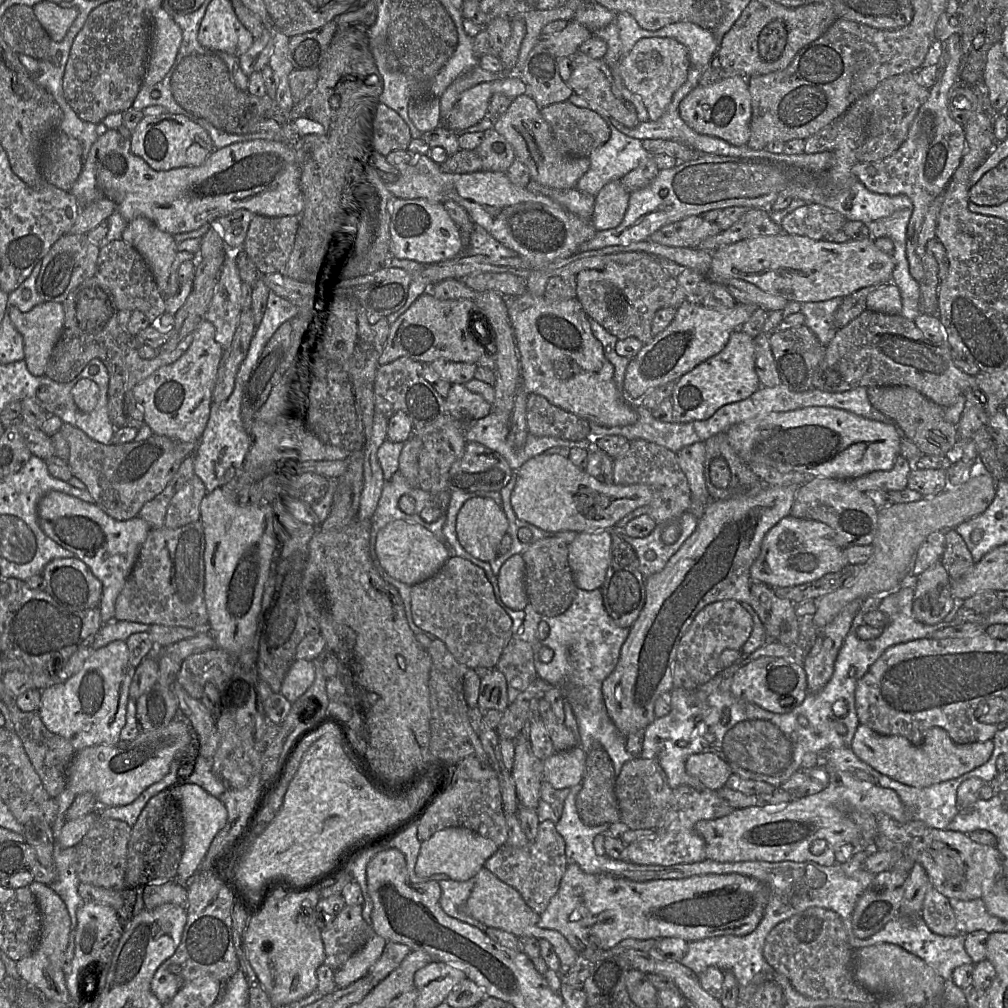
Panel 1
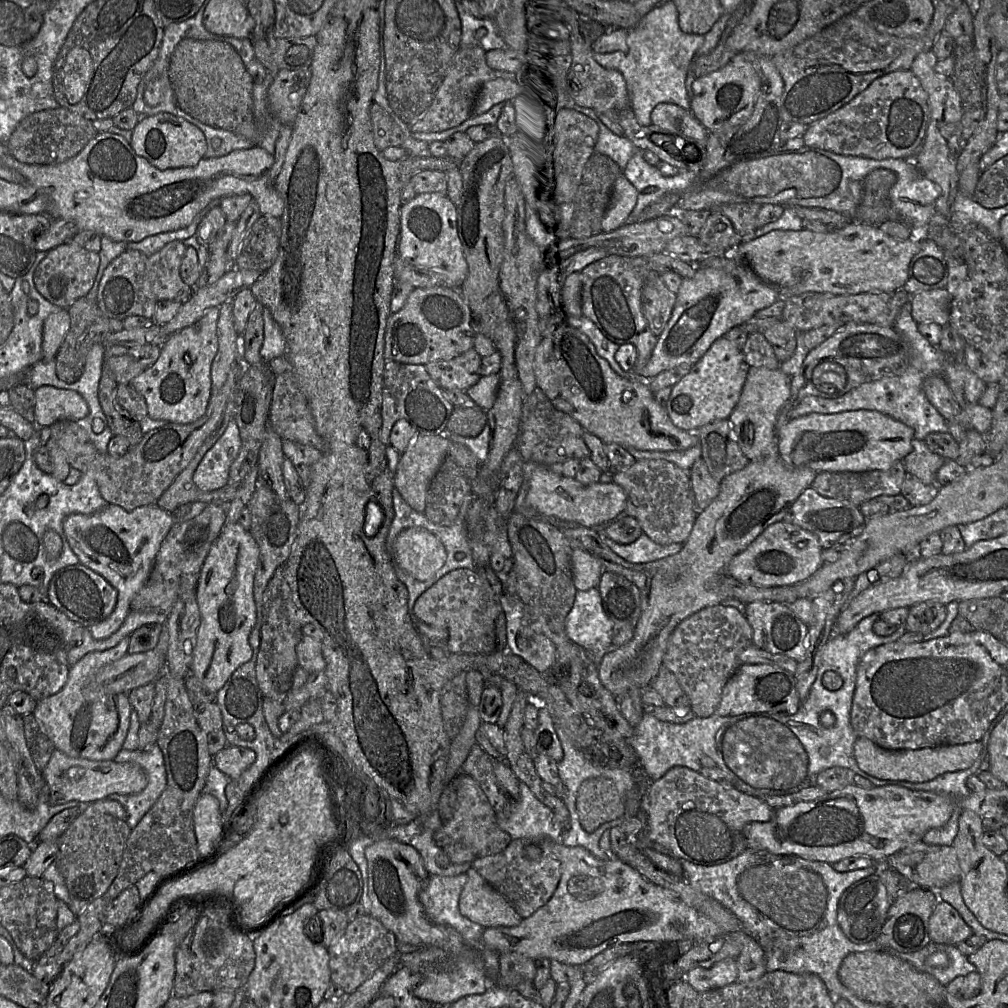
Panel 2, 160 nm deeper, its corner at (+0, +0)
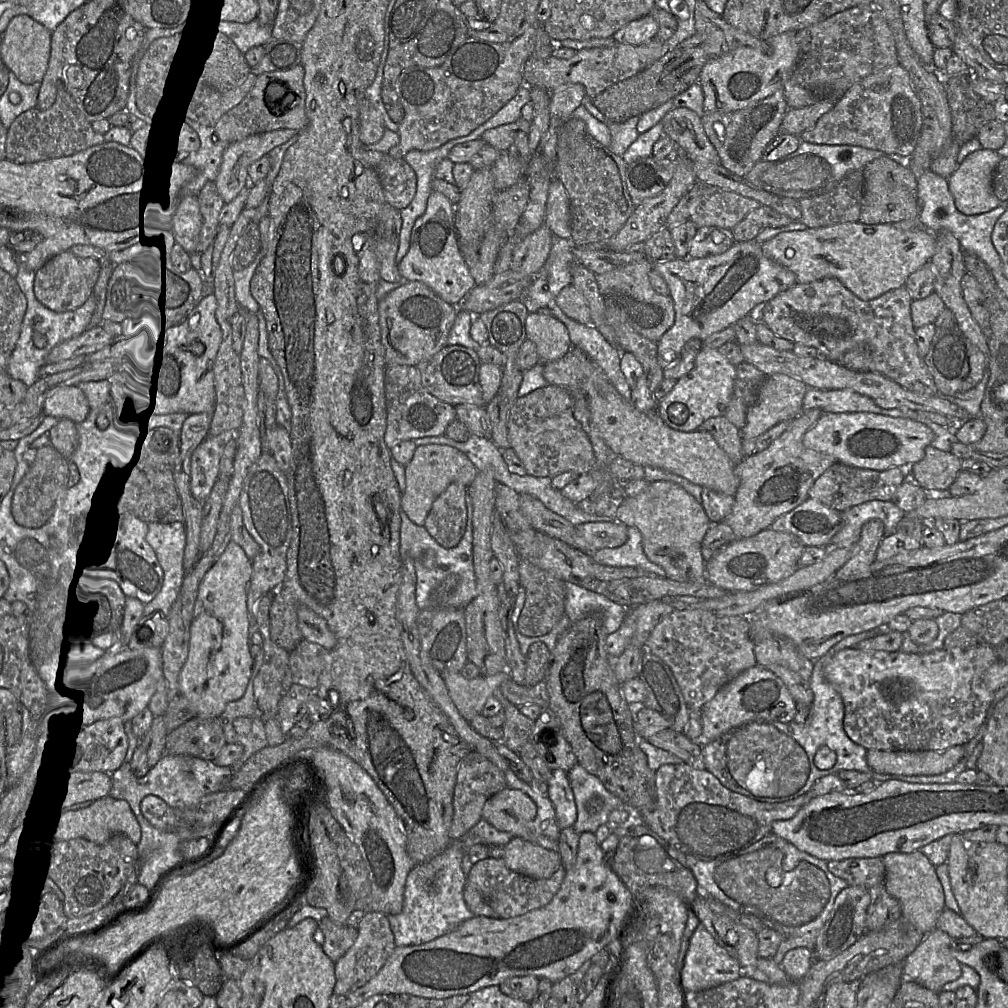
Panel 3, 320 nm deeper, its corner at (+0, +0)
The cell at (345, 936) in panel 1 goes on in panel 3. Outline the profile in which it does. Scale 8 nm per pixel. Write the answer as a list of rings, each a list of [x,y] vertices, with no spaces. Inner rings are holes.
[[[365,912],[357,930],[357,937],[353,945],[334,963],[336,982],[333,992],[345,997],[373,978],[396,947],[388,916],[382,912]]]

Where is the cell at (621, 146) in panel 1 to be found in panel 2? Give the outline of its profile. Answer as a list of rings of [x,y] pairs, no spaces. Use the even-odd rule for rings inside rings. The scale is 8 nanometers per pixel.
[[[594,116],[594,120],[599,127],[594,151],[609,156],[623,171],[637,147],[626,136],[620,136],[611,131],[599,117]]]

